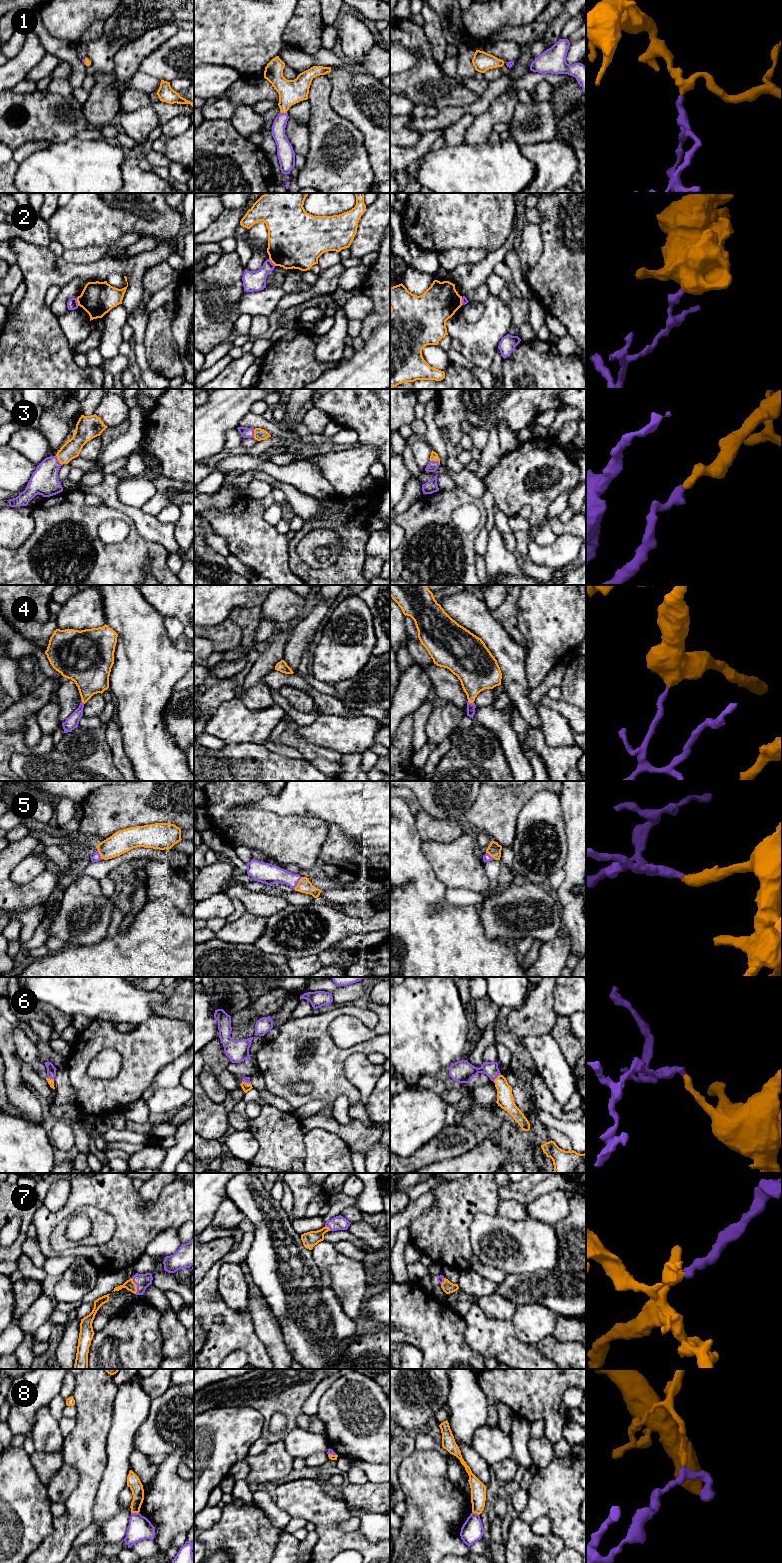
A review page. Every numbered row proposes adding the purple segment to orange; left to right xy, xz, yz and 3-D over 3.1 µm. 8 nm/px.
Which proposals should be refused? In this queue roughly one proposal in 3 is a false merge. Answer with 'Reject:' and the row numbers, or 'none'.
Reject: 2, 8

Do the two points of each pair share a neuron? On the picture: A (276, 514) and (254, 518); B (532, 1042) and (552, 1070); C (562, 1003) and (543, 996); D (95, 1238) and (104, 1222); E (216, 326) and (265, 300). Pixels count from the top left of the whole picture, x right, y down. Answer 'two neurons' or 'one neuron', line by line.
A: two neurons
B: one neuron
C: two neurons
D: one neuron
E: two neurons

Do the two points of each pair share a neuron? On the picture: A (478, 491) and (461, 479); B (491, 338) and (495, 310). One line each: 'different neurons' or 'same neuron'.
A: same neuron
B: same neuron

